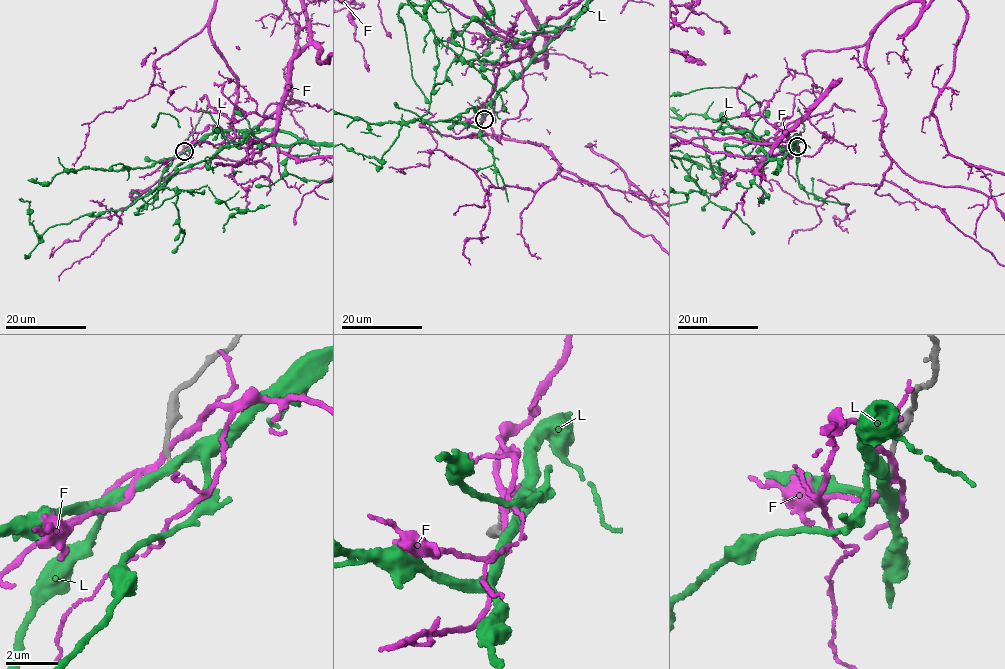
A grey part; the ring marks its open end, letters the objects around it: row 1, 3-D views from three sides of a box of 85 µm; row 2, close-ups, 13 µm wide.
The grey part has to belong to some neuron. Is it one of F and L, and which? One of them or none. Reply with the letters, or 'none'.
none

